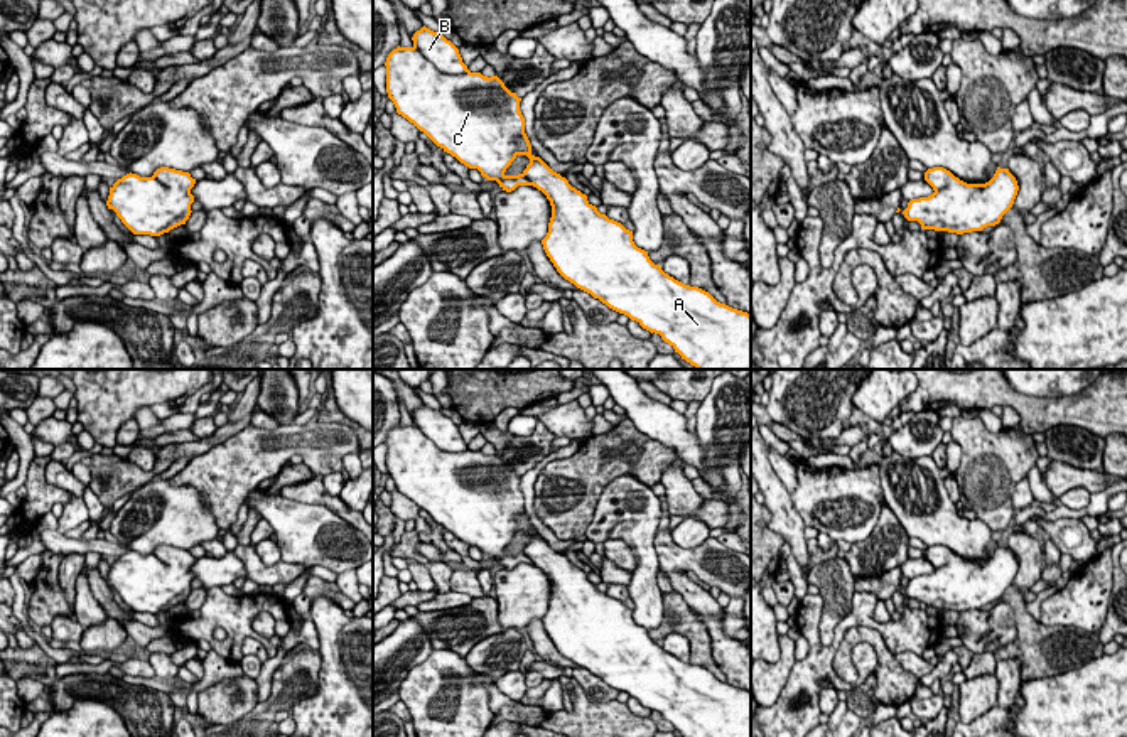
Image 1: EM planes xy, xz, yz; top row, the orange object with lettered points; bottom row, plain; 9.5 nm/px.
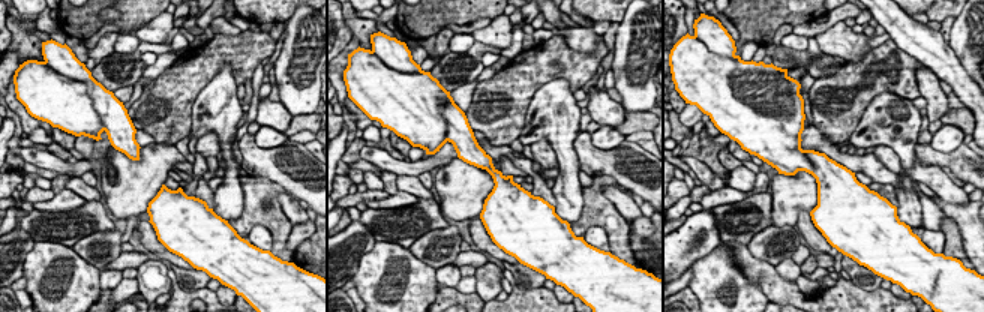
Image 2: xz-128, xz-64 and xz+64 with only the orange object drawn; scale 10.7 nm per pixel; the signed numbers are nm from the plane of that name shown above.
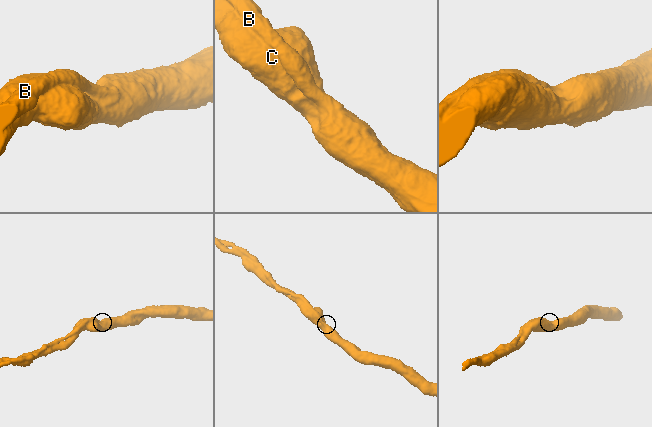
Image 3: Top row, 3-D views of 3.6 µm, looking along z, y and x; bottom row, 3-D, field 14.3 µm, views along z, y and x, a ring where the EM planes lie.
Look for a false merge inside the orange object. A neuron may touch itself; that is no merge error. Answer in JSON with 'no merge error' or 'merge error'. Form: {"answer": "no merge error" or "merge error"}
{"answer": "no merge error"}

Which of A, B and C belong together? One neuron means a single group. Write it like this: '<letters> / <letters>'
A B C

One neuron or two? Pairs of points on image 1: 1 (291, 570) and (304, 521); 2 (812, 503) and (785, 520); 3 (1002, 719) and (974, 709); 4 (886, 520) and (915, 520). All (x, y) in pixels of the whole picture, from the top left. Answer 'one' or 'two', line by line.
1: two
2: two
3: two
4: two

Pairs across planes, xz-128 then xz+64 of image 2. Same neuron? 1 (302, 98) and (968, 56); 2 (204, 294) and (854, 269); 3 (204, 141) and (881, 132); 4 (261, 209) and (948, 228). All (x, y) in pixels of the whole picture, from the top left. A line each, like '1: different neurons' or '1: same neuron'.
1: same neuron
2: different neurons
3: different neurons
4: same neuron

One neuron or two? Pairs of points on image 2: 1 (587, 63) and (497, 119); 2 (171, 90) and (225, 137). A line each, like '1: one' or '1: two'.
1: one
2: two

